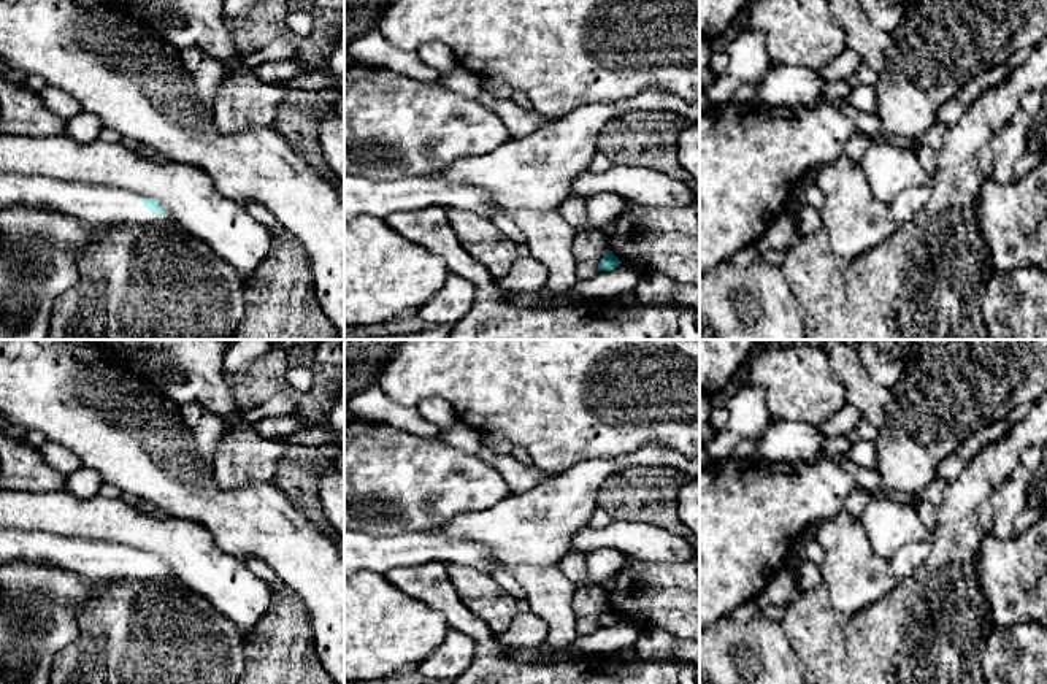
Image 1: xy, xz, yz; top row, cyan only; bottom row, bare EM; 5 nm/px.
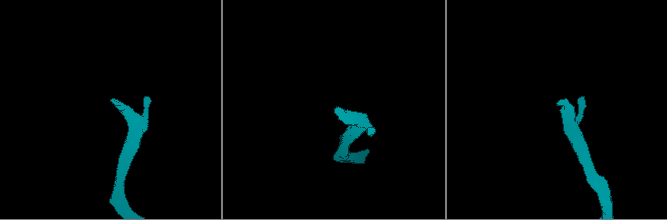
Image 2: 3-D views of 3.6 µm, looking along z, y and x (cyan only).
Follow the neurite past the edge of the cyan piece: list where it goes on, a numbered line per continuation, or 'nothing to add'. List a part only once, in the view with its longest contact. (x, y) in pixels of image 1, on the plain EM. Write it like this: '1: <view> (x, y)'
1: xy (89, 557)

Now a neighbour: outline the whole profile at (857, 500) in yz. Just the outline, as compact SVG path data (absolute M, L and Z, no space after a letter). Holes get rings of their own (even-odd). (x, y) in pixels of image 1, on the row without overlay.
M857 486L846 498L846 509L853 517L860 517L871 497L863 487Z

